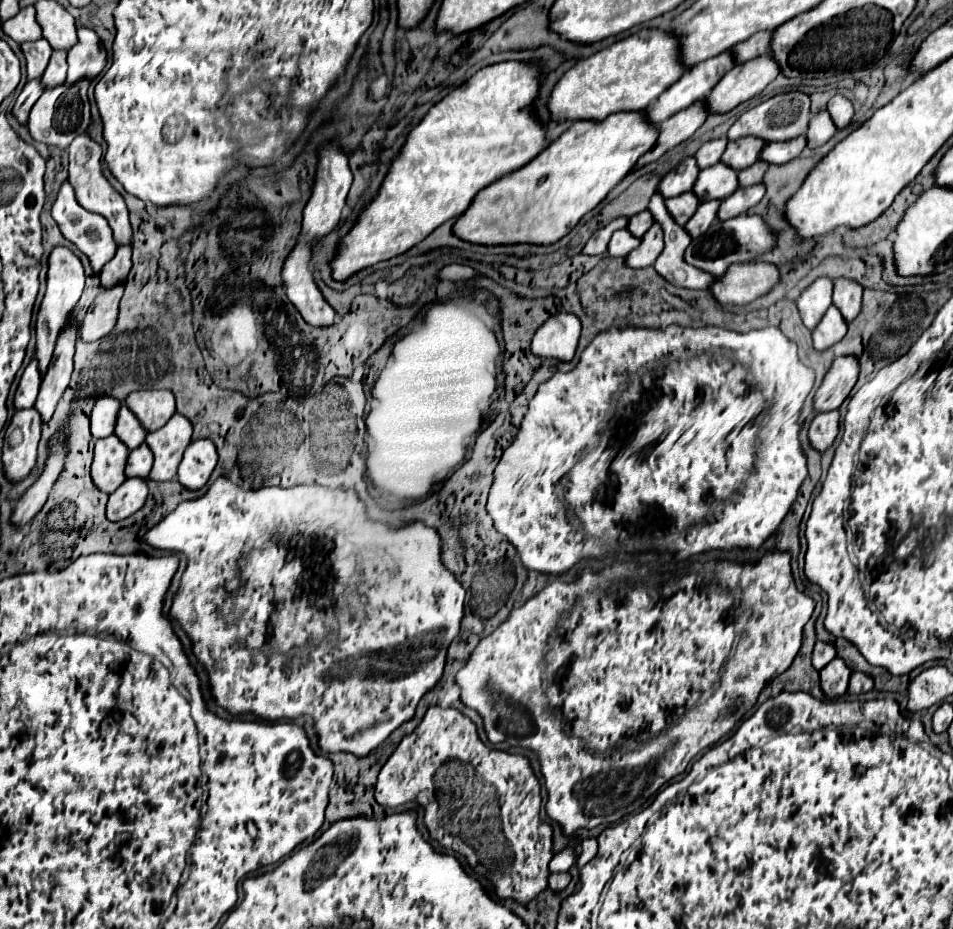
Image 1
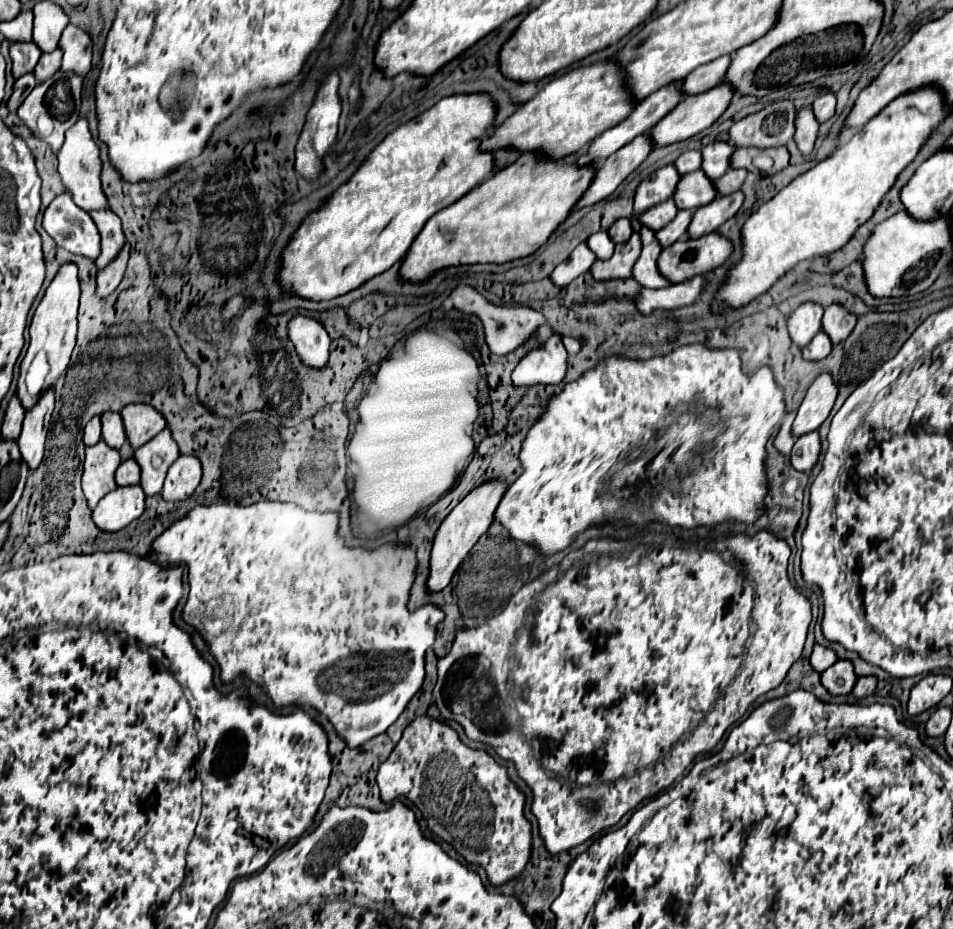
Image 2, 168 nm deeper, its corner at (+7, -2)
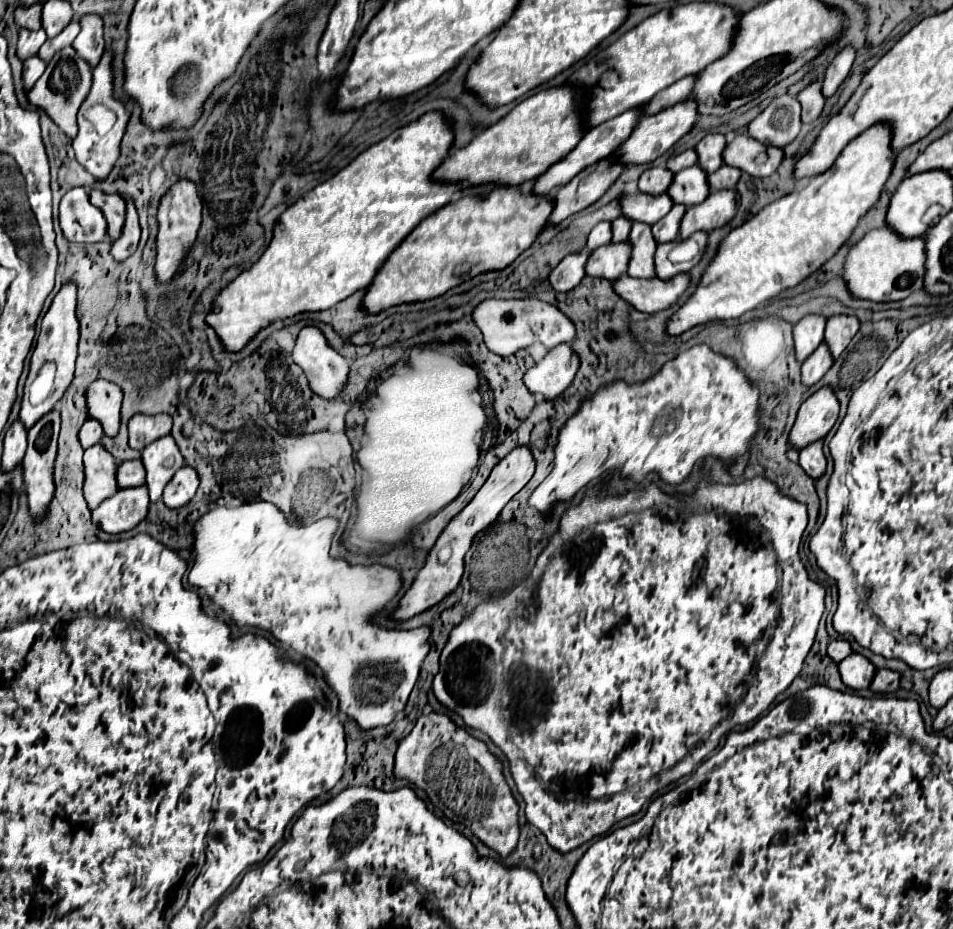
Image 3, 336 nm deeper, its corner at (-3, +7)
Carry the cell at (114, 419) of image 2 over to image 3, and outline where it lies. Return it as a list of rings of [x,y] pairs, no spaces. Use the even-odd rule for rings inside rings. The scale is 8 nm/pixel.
[[[96,379],[86,389],[86,413],[88,419],[100,421],[104,435],[114,437],[120,427],[122,389],[106,379]]]

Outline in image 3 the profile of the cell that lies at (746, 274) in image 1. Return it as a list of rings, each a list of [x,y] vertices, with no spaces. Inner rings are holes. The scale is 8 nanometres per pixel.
[[[678,273],[676,277],[670,277],[668,281],[662,279],[632,279],[628,275],[614,281],[614,289],[624,301],[628,301],[634,309],[642,313],[658,313],[668,309],[676,299],[686,291],[690,283],[688,273]]]

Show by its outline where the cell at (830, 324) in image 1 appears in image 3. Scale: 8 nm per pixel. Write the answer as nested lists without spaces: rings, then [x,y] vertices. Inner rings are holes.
[[[822,343],[804,363],[802,363],[802,385],[806,387],[812,387],[816,385],[824,375],[826,371],[832,367],[834,359],[832,355],[828,353],[828,347],[824,347],[826,343]]]

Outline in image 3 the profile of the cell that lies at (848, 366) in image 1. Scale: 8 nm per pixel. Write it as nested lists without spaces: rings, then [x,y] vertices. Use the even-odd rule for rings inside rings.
[[[822,387],[814,395],[810,395],[796,417],[796,423],[790,431],[790,445],[794,449],[804,449],[814,441],[826,437],[826,433],[834,427],[838,419],[838,399],[832,387]]]

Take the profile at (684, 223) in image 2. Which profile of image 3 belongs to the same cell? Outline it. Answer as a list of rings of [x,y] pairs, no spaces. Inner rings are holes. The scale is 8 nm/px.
[[[674,205],[670,209],[670,213],[666,217],[662,217],[662,221],[652,225],[652,235],[654,235],[656,243],[668,243],[668,241],[674,241],[678,237],[684,211],[686,211],[684,205]]]

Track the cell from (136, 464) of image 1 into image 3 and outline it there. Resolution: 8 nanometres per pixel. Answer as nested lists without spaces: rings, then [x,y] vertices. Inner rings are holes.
[[[140,459],[138,461],[124,461],[116,471],[118,489],[140,487],[140,485],[144,485],[144,477],[146,477],[146,471],[144,471],[144,465]]]

